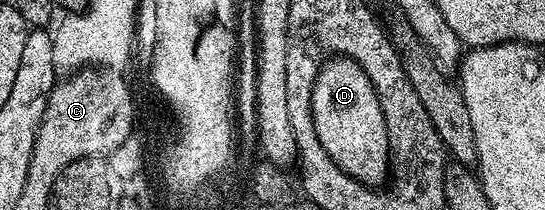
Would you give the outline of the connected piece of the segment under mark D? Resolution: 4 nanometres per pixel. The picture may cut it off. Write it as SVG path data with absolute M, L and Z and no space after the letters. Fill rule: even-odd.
M337 56L320 67L312 89L312 119L314 132L318 132L322 148L326 148L330 160L334 160L342 172L361 182L365 188L376 188L389 181L392 149L388 143L386 120L370 76L366 76L366 72L355 60Z

